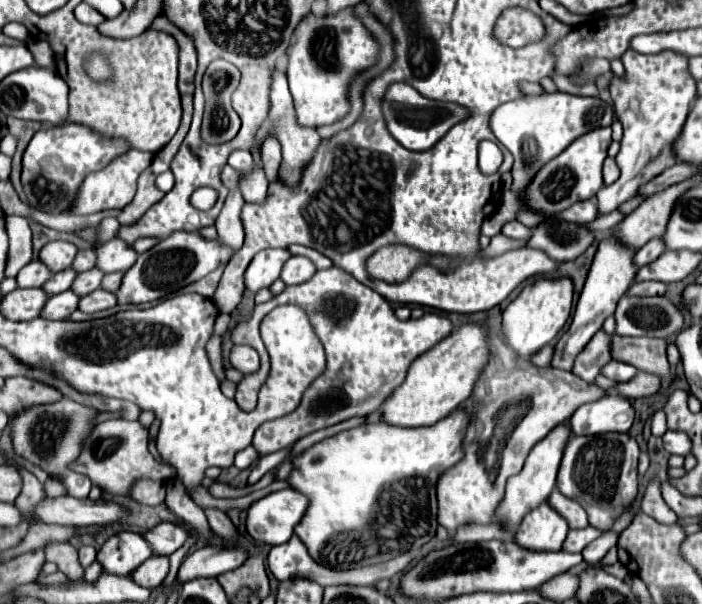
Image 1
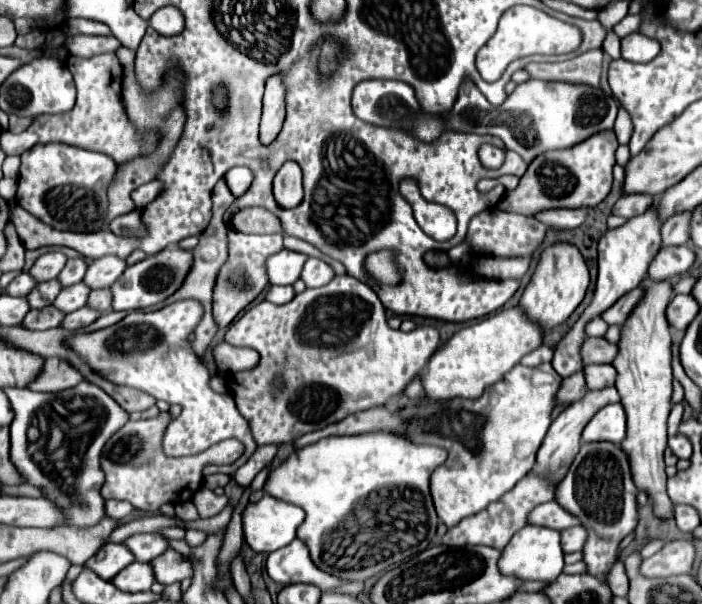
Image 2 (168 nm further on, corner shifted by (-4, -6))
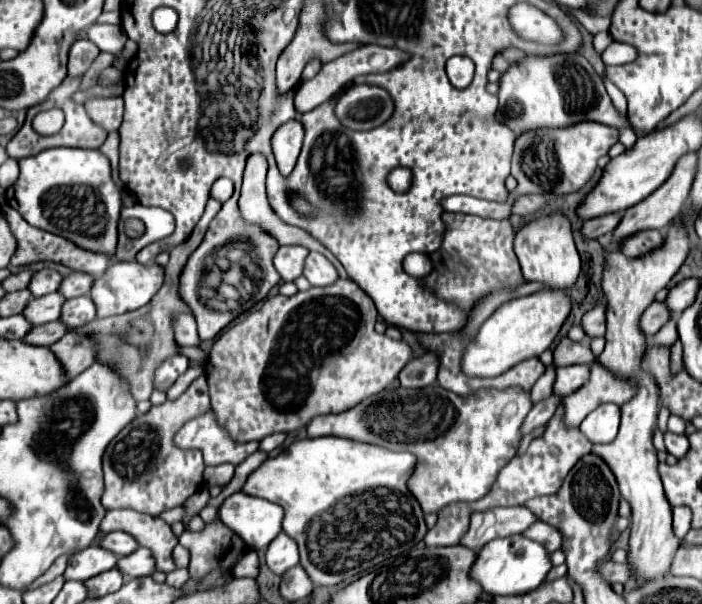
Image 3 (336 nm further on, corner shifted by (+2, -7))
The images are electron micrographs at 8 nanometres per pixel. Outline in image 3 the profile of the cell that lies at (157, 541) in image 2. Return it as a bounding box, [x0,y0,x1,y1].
[99,531,139,557]

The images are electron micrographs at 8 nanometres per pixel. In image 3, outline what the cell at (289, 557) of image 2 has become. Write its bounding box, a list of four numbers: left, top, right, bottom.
[267,533,299,575]

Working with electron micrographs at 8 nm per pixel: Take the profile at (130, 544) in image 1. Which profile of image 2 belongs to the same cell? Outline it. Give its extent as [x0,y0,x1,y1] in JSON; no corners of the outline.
[85,544,133,580]

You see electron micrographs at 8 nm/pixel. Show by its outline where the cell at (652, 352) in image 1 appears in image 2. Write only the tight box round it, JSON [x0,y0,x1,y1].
[581,338,619,364]

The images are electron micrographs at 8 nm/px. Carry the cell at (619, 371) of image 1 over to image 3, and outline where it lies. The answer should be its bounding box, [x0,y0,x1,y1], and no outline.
[553,365,589,397]

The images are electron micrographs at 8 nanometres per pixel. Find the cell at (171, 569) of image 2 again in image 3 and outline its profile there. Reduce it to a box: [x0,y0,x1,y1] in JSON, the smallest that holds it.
[115,547,155,577]

